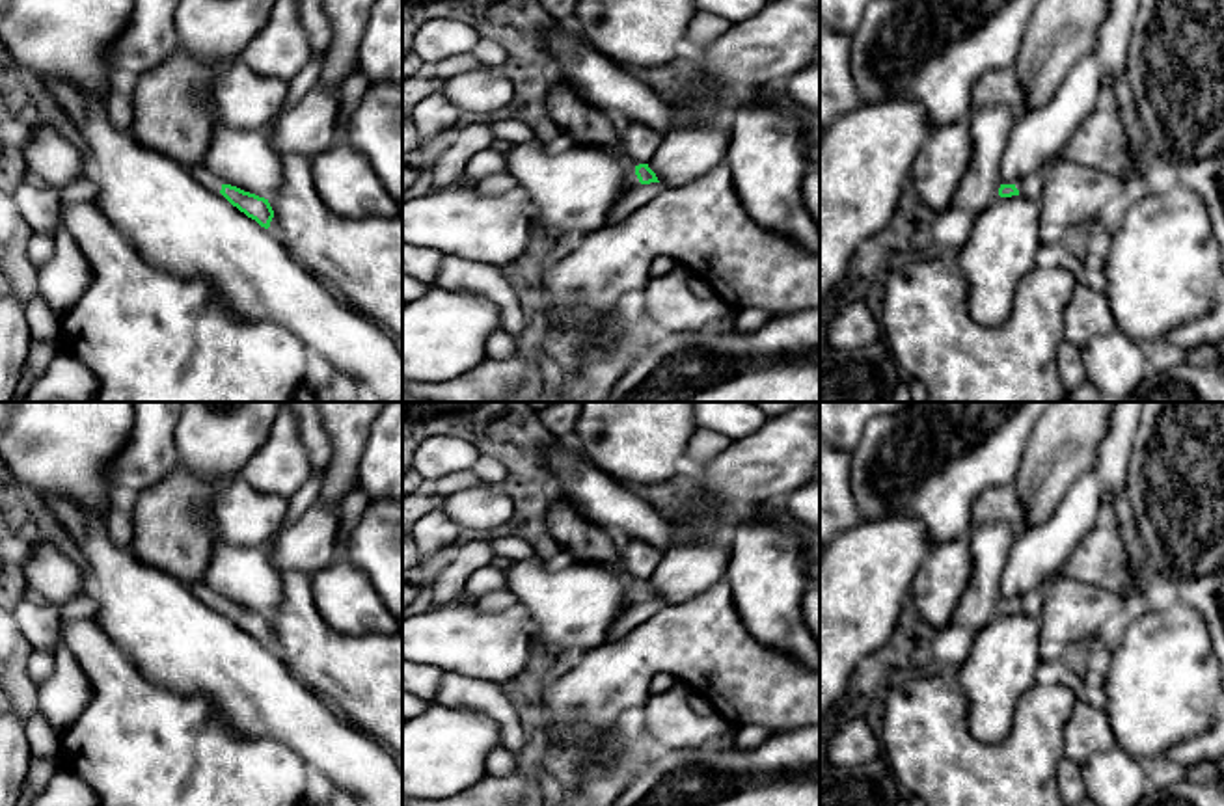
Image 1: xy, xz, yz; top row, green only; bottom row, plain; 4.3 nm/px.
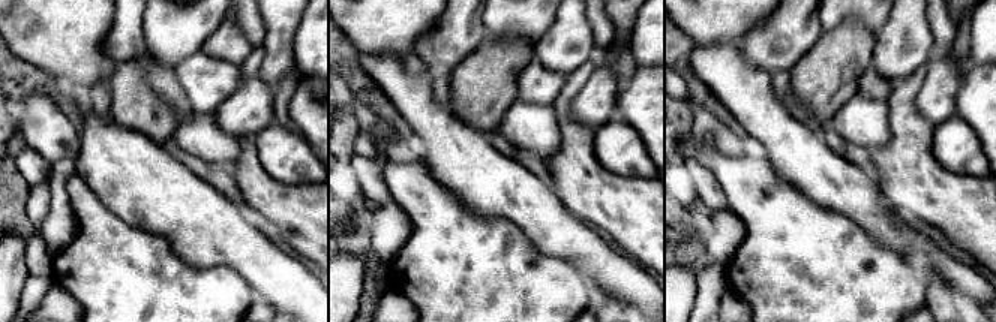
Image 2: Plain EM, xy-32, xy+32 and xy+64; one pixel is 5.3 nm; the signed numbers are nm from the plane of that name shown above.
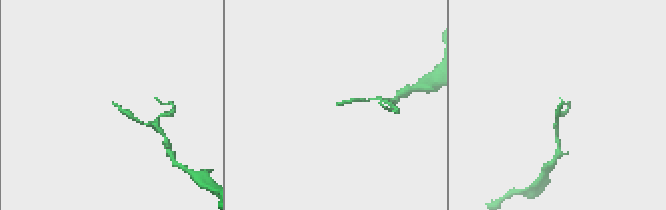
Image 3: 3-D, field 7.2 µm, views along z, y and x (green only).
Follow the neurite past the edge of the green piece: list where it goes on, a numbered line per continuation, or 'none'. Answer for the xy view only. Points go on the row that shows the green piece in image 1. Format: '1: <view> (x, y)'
1: xy (198, 172)

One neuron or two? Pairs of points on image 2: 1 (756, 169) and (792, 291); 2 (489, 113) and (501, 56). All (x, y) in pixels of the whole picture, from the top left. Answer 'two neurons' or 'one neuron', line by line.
1: one neuron
2: one neuron

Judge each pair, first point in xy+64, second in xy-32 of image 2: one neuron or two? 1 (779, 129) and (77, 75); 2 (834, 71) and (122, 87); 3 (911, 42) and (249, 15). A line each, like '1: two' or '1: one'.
1: two
2: one
3: two

